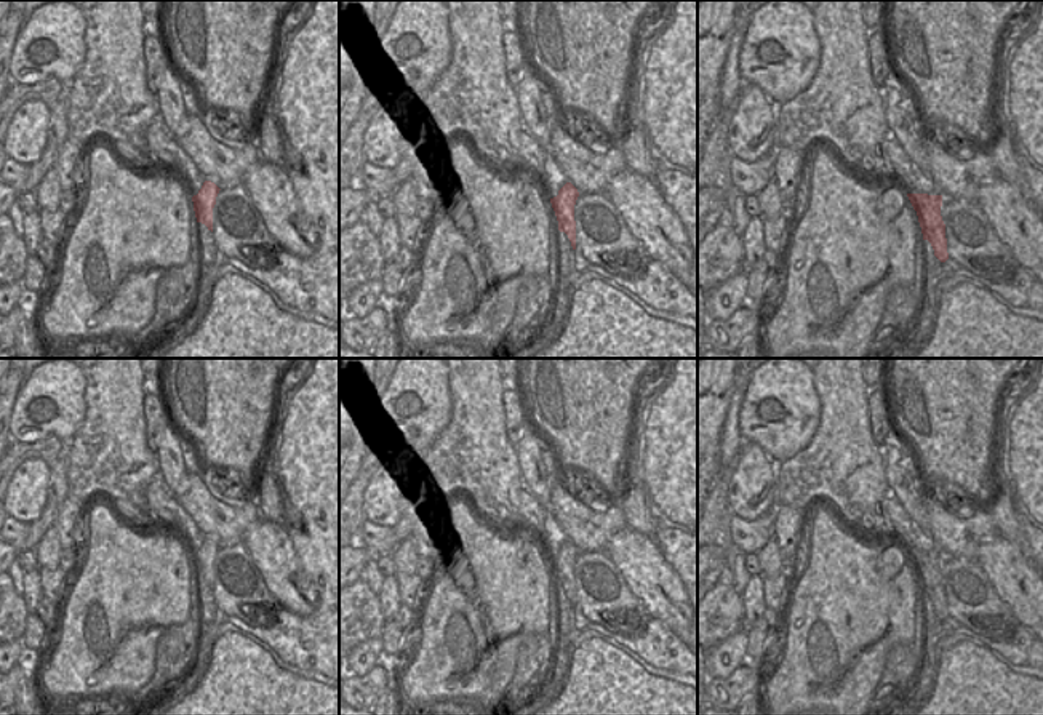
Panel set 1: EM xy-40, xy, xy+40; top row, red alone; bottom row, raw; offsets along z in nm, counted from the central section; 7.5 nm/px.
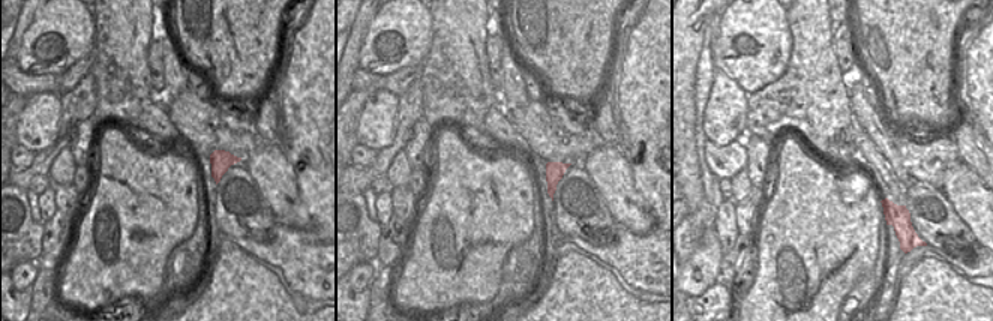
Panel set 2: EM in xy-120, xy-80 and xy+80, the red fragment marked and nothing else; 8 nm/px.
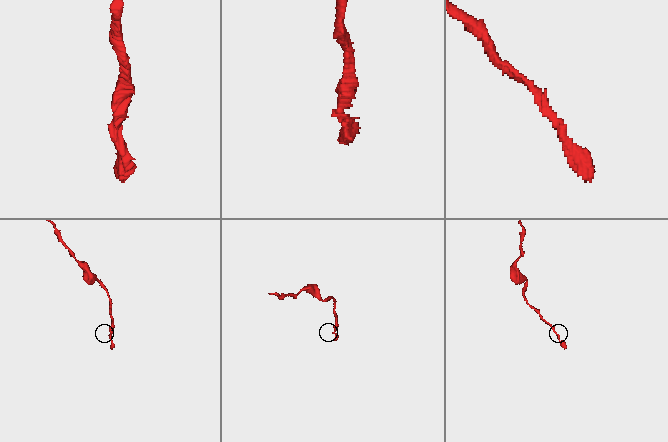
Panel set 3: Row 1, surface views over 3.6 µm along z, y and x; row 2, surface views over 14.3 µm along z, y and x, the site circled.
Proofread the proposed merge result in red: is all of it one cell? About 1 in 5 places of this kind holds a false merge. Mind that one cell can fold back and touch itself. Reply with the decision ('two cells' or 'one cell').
one cell

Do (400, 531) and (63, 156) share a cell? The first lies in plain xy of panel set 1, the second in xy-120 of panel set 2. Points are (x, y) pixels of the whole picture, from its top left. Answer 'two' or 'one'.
two

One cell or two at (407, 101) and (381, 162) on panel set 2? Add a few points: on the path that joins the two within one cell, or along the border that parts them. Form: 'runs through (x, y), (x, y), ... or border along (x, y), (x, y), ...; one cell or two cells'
runs through (407, 116), (404, 132), (393, 147); one cell

